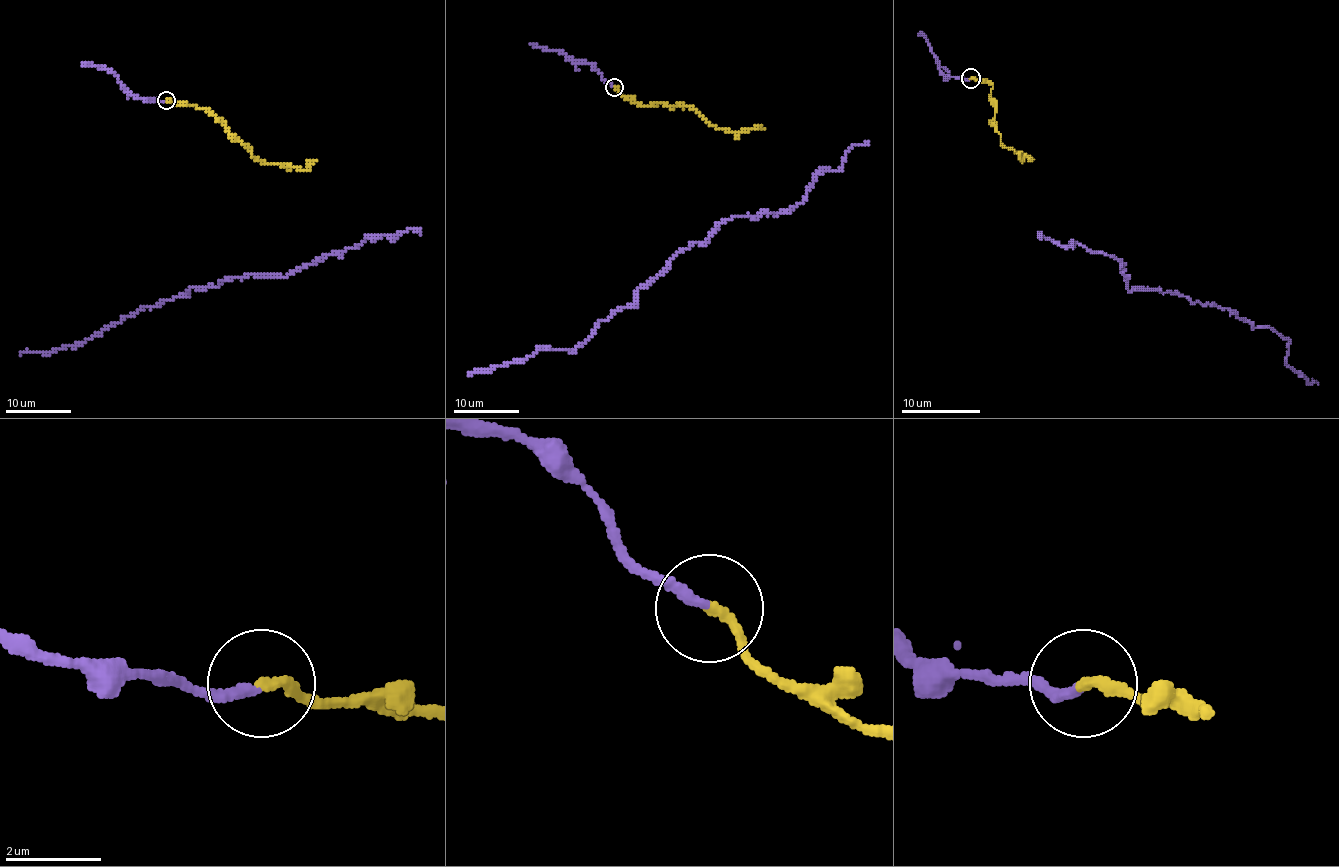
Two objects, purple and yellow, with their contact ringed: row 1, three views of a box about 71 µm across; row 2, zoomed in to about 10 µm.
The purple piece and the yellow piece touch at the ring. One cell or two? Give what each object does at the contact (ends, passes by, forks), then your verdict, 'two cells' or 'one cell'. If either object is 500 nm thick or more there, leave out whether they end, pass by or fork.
purple ends; yellow ends; two cells

